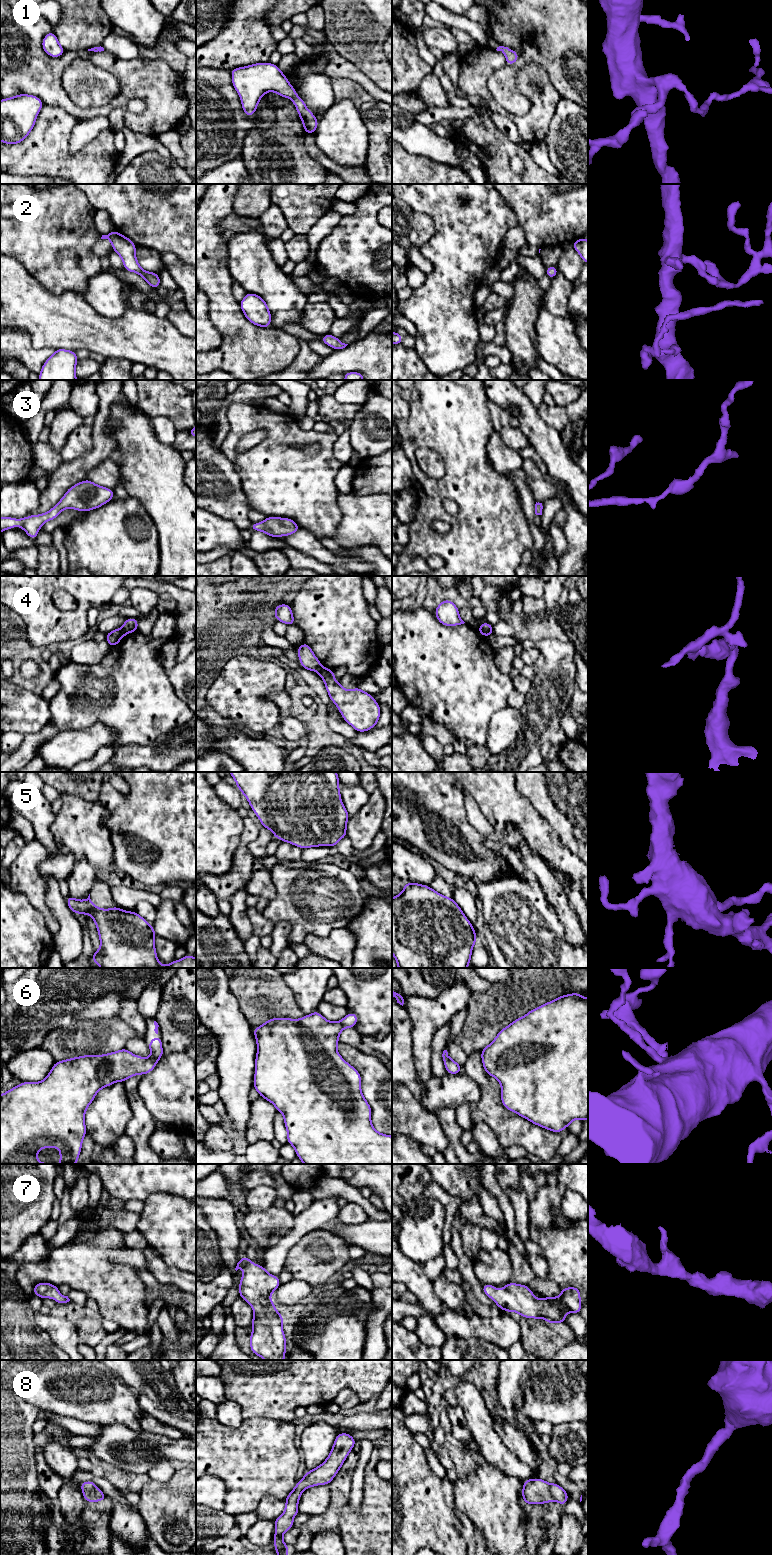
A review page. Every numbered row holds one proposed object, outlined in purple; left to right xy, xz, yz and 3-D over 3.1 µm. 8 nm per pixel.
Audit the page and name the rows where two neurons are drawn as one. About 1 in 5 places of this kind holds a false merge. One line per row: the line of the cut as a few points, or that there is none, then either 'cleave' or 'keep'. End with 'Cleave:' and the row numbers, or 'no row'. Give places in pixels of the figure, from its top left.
1: no cut; keep
2: no cut; keep
3: no cut; keep
4: cut in xy along (121, 628), (124, 634); cleave
5: no cut; keep
6: no cut; keep
7: no cut; keep
8: no cut; keep
Cleave: 4

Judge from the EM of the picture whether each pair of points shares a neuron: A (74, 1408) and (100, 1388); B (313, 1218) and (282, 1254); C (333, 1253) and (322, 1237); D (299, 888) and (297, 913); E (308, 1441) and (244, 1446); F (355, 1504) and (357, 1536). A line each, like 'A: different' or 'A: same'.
A: same
B: same
C: same
D: same
E: different
F: different

